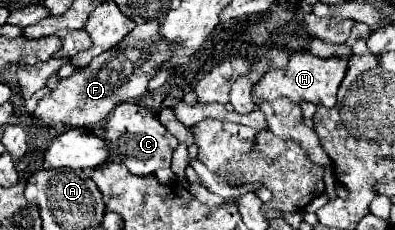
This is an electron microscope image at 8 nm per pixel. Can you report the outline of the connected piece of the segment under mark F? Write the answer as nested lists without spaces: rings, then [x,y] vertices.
[[[145,21],[137,25],[115,49],[101,53],[91,61],[91,65],[75,71],[69,79],[59,81],[57,87],[49,95],[45,95],[31,113],[37,119],[37,125],[55,127],[61,123],[65,127],[89,129],[99,121],[107,119],[115,105],[143,97],[151,79],[151,69],[167,61],[169,55],[167,41],[159,37],[159,25],[159,21]]]

